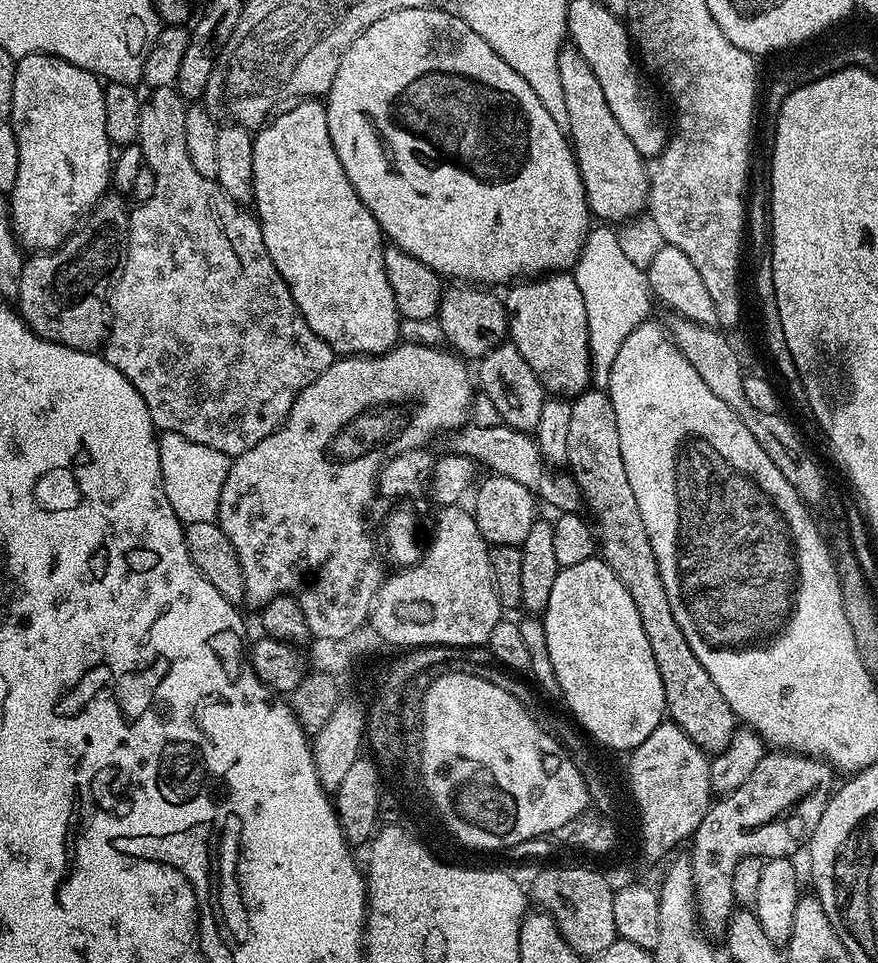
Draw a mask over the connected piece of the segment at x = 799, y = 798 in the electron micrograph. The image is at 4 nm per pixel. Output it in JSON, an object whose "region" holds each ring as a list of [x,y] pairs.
{"region":[[[783,750],[769,751],[754,766],[750,778],[738,786],[738,790],[721,795],[707,810],[698,822],[698,830],[692,833],[690,841],[690,863],[692,877],[696,883],[696,914],[698,924],[709,937],[723,937],[728,931],[728,920],[734,911],[732,898],[732,875],[734,866],[746,856],[774,856],[795,857],[795,852],[805,847],[808,839],[814,834],[818,826],[818,818],[822,818],[822,810],[826,810],[828,797],[834,791],[832,784],[834,769],[827,760],[815,756],[805,756],[798,752]]]}

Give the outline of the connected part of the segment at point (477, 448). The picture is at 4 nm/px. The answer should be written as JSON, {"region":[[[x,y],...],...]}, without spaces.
{"region":[[[469,422],[463,428],[447,433],[446,440],[447,451],[451,455],[469,456],[477,465],[484,467],[485,464],[489,473],[514,478],[514,482],[522,482],[522,486],[529,488],[533,496],[543,503],[545,500],[550,507],[556,508],[557,513],[581,511],[582,497],[578,482],[567,471],[557,470],[546,463],[536,444],[535,435],[519,432],[502,423],[496,426],[478,426]]]}

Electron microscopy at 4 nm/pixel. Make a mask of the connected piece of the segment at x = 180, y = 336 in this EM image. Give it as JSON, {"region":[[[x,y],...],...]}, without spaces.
{"region":[[[175,87],[154,88],[147,93],[140,106],[140,125],[138,141],[144,163],[156,175],[154,194],[131,209],[128,217],[128,234],[124,253],[124,268],[116,280],[116,287],[110,297],[110,331],[102,348],[104,359],[110,362],[125,378],[142,394],[142,402],[146,402],[146,410],[150,410],[150,418],[160,432],[177,432],[182,438],[190,438],[190,442],[198,442],[202,446],[210,446],[210,450],[222,450],[230,458],[246,454],[250,446],[258,446],[262,438],[266,438],[283,424],[290,414],[298,394],[314,382],[330,367],[334,353],[330,345],[322,342],[310,326],[306,326],[306,318],[298,310],[282,274],[278,274],[278,266],[270,258],[270,250],[266,250],[266,242],[262,238],[260,221],[247,207],[236,204],[222,190],[222,186],[213,177],[198,174],[190,162],[190,153],[186,151],[186,101]]]}

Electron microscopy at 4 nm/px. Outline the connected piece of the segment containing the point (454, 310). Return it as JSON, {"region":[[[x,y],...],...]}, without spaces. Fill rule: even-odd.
{"region":[[[456,282],[451,286],[445,287],[444,295],[440,297],[438,319],[443,339],[447,343],[452,343],[449,344],[451,351],[469,361],[479,361],[480,357],[490,354],[490,350],[505,343],[509,312],[504,308],[503,299],[499,295],[496,297],[492,293],[495,291],[487,287],[477,286],[471,282]]]}

